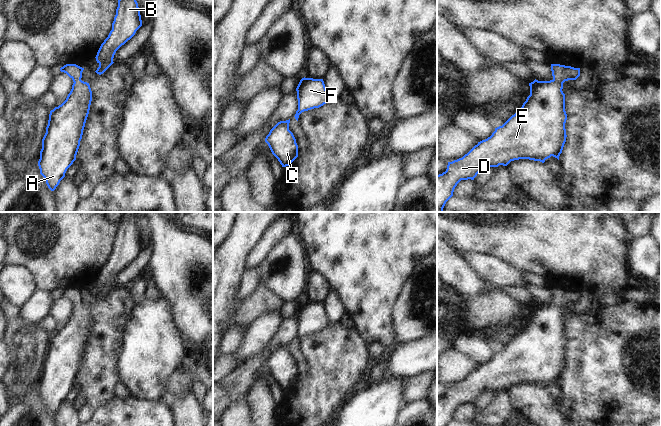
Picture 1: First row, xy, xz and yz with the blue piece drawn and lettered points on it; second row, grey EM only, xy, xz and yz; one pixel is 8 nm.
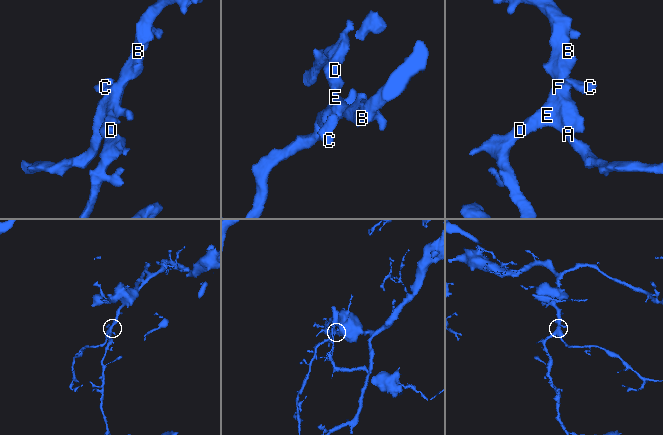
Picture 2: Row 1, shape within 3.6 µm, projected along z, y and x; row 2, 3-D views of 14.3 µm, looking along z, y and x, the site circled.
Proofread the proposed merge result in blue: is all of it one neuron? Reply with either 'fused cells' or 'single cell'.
single cell

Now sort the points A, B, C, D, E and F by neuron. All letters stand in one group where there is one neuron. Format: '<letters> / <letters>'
A B C D E F

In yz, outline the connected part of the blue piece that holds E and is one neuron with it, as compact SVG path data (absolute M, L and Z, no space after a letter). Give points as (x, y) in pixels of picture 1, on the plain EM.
M551 288L553 303L550 305L534 304L529 307L530 319L517 337L512 339L502 350L495 352L490 361L478 366L462 382L448 386L447 393L437 399L437 426L447 426L455 411L461 404L474 404L477 398L486 391L507 390L511 385L529 383L545 386L551 380L559 384L566 366L565 318L563 307L576 304L580 300L580 292Z

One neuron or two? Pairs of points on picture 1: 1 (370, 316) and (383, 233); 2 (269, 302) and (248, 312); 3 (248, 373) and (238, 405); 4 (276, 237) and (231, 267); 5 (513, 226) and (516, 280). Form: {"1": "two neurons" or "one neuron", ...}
{"1": "one neuron", "2": "one neuron", "3": "two neurons", "4": "two neurons", "5": "two neurons"}

